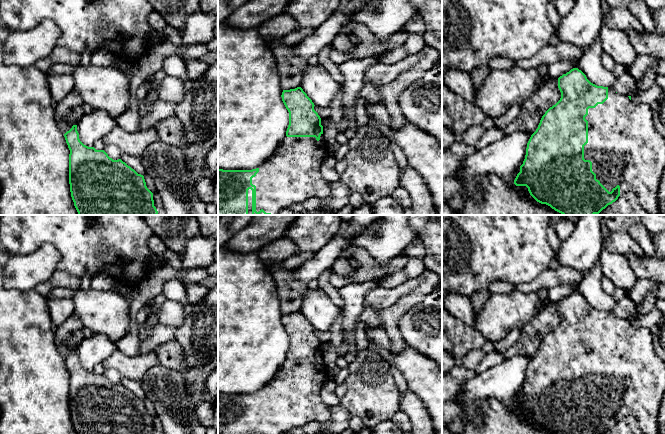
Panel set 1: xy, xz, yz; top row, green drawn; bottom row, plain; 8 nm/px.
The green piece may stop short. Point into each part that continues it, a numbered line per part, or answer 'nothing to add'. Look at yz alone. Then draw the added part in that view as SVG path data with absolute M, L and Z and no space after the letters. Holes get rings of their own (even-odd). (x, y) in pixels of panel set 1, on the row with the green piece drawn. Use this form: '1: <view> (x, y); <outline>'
1: yz (625, 148); M609 87L608 99L595 108L589 108L585 119L588 121L588 143L584 146L584 159L592 162L596 179L609 192L619 185L620 195L626 192L634 193L646 212L659 214L658 192L665 169L665 137L655 127L651 105L637 103L630 100L628 95L618 94L613 87Z

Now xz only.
1: xz (291, 175); M323 134L319 141L315 137L285 136L276 151L258 167L259 172L252 178L252 184L256 186L256 211L263 209L266 213L277 215L282 209L299 204L311 197L328 196L329 182L320 172L327 153L328 146Z

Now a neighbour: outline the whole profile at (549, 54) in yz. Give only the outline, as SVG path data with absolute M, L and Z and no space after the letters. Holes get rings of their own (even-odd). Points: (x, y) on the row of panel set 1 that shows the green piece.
M561 42L556 46L547 44L533 57L529 59L522 59L513 61L514 67L521 69L534 69L541 64L550 65L560 60L577 61L587 52L583 48L575 45Z

